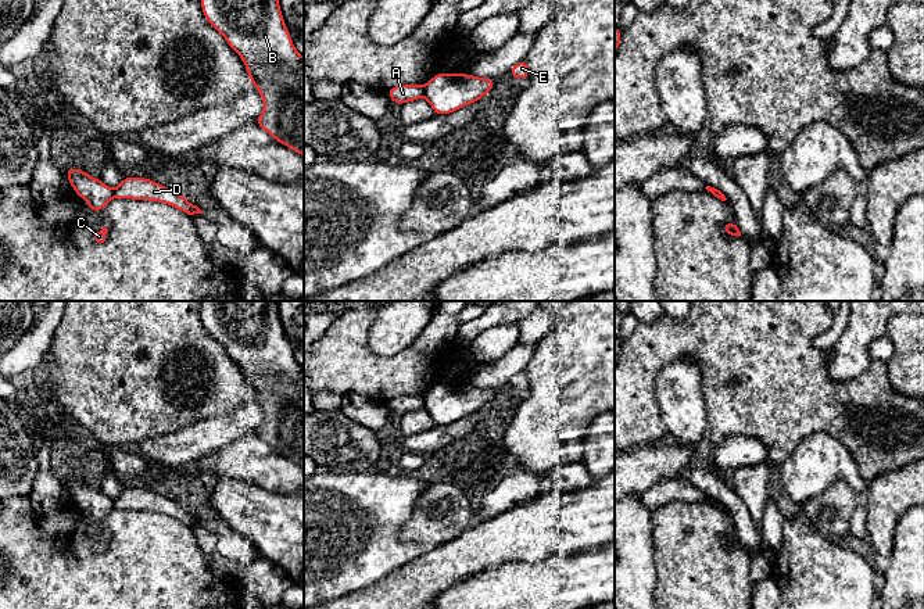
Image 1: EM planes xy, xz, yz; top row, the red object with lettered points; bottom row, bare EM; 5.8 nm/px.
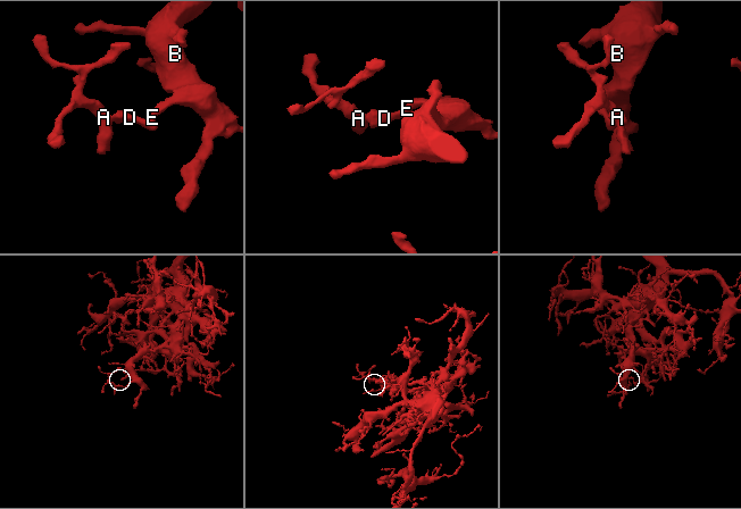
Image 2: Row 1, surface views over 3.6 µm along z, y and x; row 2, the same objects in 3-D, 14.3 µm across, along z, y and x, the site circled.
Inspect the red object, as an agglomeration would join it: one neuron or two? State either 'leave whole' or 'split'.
split

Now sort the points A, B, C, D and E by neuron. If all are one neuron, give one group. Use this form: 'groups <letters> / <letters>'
groups A C / B D E

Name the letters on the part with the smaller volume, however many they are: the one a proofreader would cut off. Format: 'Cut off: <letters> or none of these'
Cut off: A, C

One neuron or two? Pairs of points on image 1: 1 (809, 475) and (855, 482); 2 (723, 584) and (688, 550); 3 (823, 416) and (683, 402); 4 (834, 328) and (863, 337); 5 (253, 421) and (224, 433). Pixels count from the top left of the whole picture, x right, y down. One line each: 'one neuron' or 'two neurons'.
1: one neuron
2: one neuron
3: two neurons
4: two neurons
5: one neuron

